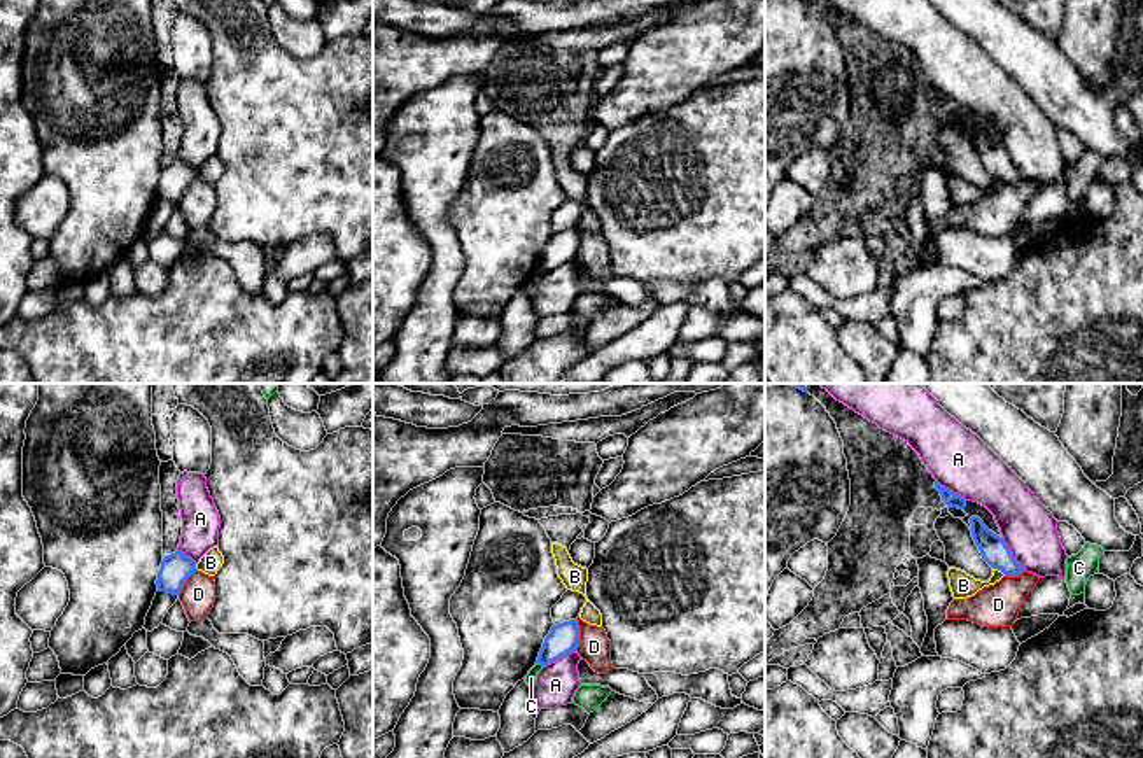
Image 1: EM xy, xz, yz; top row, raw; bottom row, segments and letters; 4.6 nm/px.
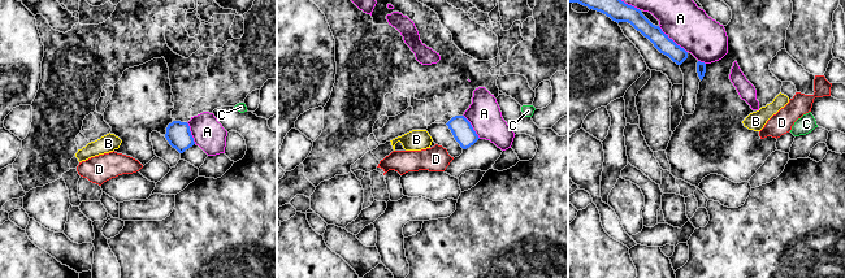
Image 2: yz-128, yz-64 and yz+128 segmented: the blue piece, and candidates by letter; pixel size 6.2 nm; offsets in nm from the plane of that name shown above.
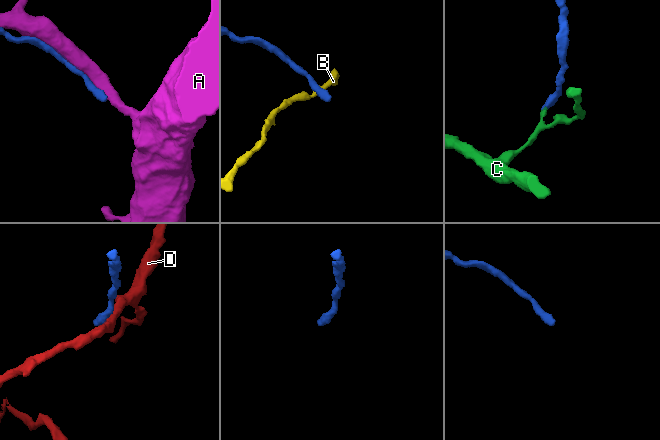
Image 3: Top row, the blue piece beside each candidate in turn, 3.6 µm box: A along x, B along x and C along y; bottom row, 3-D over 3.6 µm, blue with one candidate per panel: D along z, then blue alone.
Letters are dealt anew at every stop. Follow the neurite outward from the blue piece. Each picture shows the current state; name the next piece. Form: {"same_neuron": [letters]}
{"same_neuron": []}

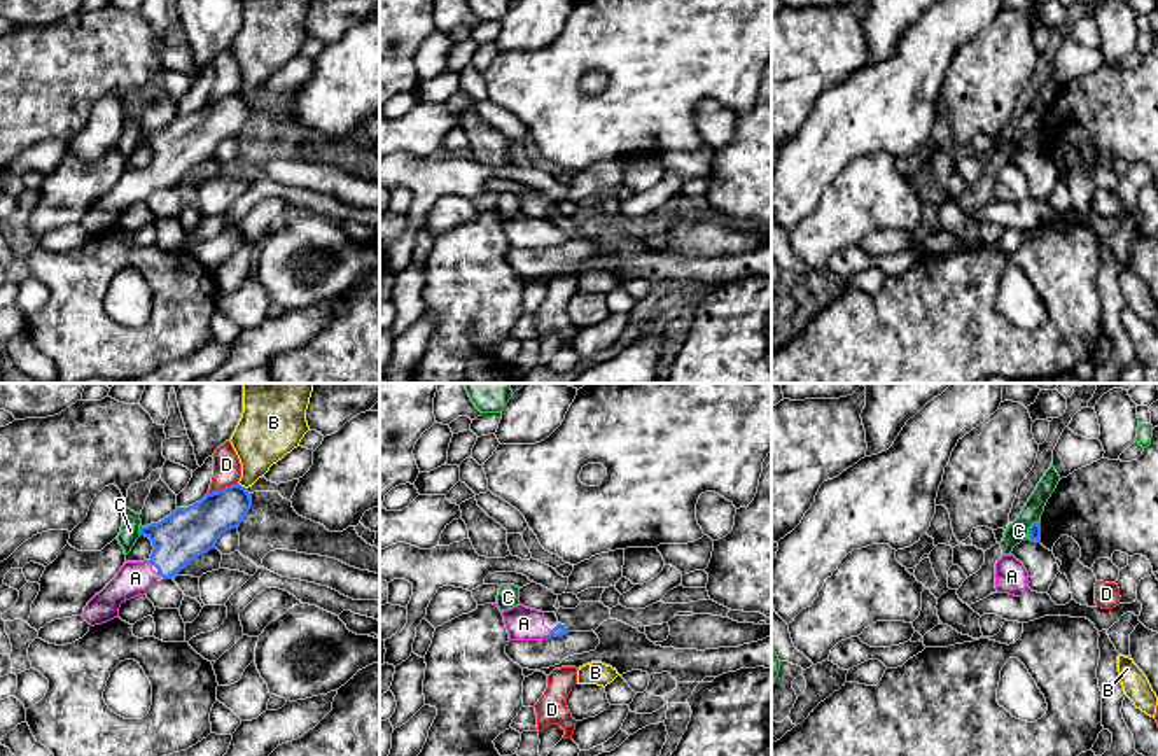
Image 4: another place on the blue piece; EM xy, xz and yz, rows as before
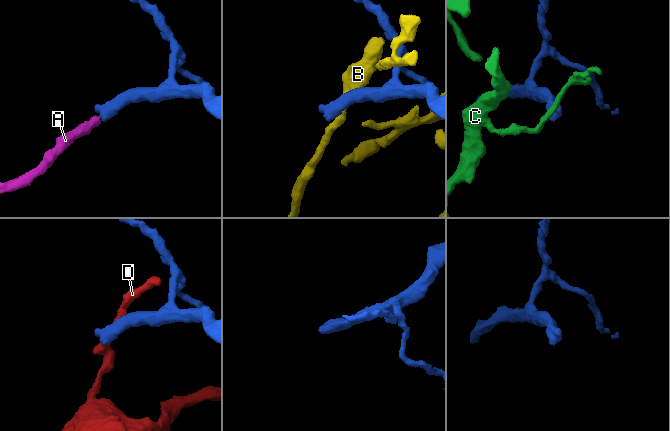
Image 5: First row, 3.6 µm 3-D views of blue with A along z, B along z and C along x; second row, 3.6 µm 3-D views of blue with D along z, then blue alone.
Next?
{"same_neuron": ["A"]}

